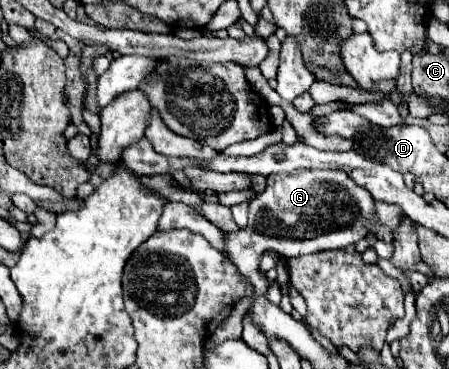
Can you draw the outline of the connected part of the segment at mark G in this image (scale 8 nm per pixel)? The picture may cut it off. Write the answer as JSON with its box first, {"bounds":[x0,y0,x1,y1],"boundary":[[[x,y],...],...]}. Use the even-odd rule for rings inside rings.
{"bounds":[212,169,394,339],"boundary":[[[310,169],[300,177],[288,173],[276,173],[268,177],[266,189],[250,201],[248,225],[242,231],[226,235],[226,251],[238,271],[254,285],[254,296],[244,298],[232,309],[232,315],[214,331],[212,339],[238,339],[242,337],[242,317],[253,304],[255,297],[266,295],[266,277],[259,271],[259,260],[264,251],[278,251],[282,257],[298,257],[304,253],[318,253],[326,249],[340,249],[354,245],[368,233],[388,244],[394,243],[392,233],[386,227],[372,225],[374,199],[366,189],[356,185],[344,171],[320,171]]]}

